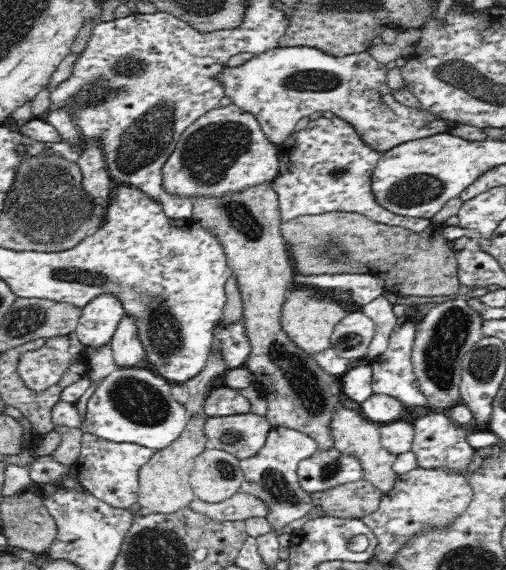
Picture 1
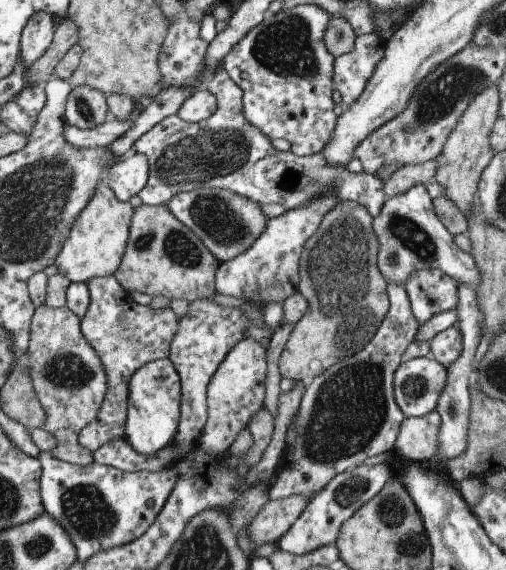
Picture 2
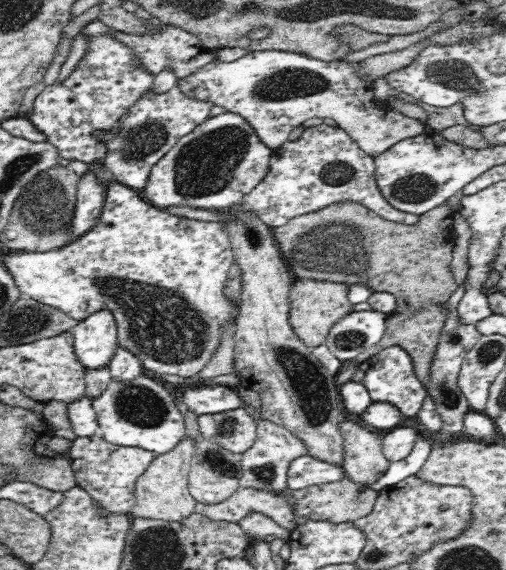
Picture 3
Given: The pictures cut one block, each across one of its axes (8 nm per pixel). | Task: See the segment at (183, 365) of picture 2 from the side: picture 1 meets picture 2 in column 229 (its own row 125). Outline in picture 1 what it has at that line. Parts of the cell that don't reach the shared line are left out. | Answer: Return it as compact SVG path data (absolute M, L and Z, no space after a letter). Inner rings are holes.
M336 115L311 120L306 128L294 131L276 147L280 152L278 176L269 184L278 193L282 222L302 215L338 211L356 212L374 222L401 226L411 232L422 232L431 224L431 219L394 214L375 201L371 176L382 152L366 144L348 121Z

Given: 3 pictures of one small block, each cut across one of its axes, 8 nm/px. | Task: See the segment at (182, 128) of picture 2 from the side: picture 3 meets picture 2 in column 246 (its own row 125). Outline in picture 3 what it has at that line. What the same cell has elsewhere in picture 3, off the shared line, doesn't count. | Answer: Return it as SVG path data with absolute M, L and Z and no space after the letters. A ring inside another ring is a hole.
M177 83L164 94L156 94L153 88L150 88L134 106L128 108L128 112L122 116L120 126L112 132L103 132L98 130L96 132L96 139L104 141L108 152L104 156L102 164L108 168L113 174L113 179L119 183L125 184L130 188L142 190L147 183L148 175L152 170L154 164L160 160L183 136L190 134L198 124L202 124L204 120L210 117L210 109L214 104L206 102L205 100L196 100L195 98L188 98L178 87Z

